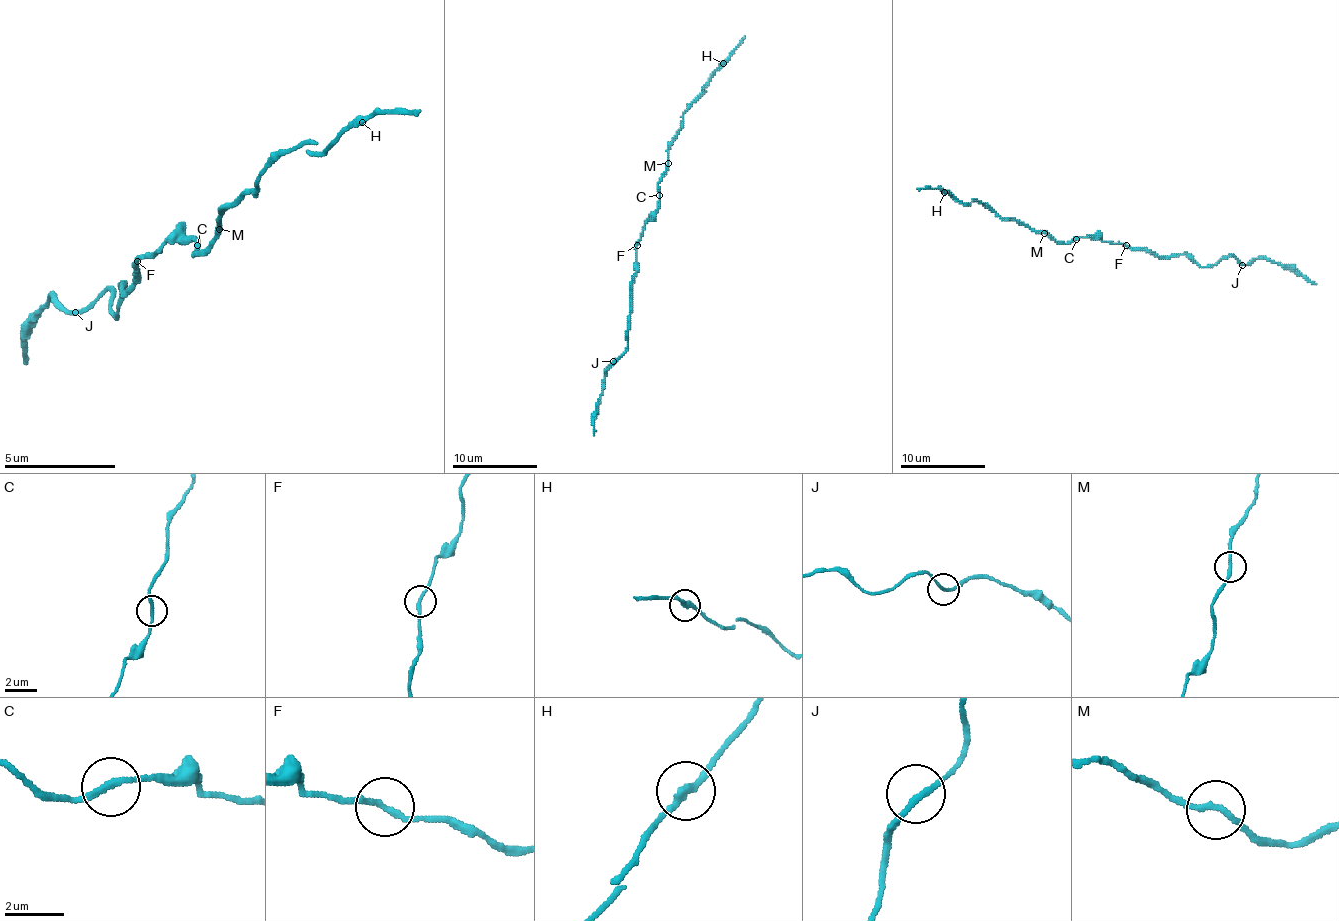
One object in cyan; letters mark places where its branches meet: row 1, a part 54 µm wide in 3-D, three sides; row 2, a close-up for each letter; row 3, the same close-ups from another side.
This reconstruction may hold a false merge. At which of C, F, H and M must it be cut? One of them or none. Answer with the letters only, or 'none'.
F

